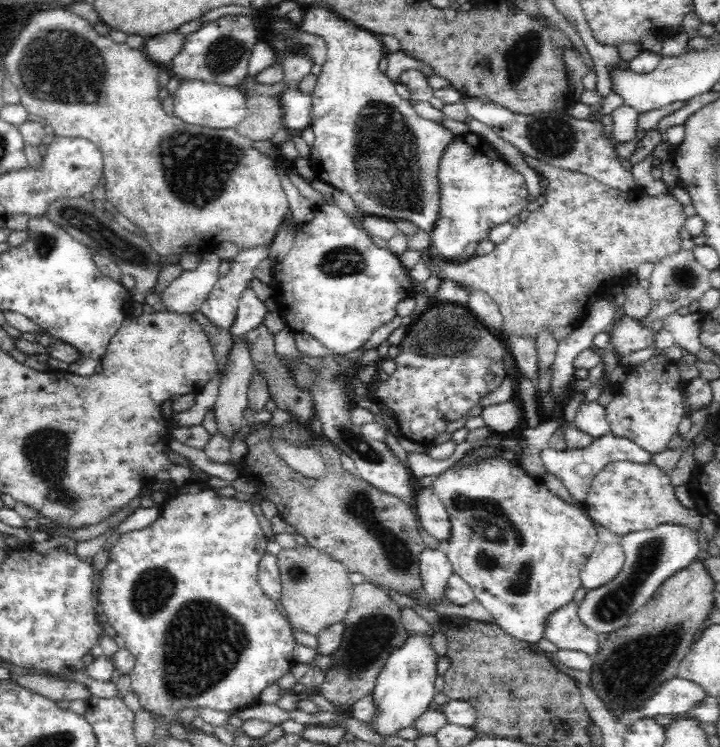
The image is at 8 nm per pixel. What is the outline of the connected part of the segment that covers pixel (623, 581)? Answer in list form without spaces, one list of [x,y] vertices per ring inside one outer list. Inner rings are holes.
[[[662,523],[652,530],[628,533],[621,537],[621,543],[625,552],[625,563],[620,572],[600,588],[588,590],[578,603],[580,621],[596,635],[610,634],[626,626],[629,616],[644,606],[670,575],[690,566],[700,552],[696,533],[676,523]]]

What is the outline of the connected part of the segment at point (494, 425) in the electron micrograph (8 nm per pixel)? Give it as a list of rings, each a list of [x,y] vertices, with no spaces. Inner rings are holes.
[[[504,402],[495,406],[484,407],[481,413],[486,427],[493,434],[516,432],[524,425],[524,411],[520,404]]]

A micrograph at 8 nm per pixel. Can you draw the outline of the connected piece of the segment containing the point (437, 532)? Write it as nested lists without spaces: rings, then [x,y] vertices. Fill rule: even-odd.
[[[426,488],[416,493],[414,512],[422,528],[444,543],[450,538],[450,517],[433,488]]]

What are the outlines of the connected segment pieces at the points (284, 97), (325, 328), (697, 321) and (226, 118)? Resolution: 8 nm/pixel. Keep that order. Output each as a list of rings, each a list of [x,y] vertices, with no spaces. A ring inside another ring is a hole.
[[[290,88],[286,89],[278,99],[282,107],[283,126],[288,129],[291,138],[296,142],[300,157],[308,159],[311,148],[299,139],[299,133],[311,122],[313,107],[311,95]]]
[[[316,178],[309,181],[312,188],[322,196],[322,203],[315,205],[314,220],[297,228],[292,238],[292,248],[284,260],[275,263],[272,279],[272,297],[277,310],[291,328],[312,334],[322,346],[338,355],[353,353],[370,340],[374,331],[393,321],[397,306],[402,300],[410,298],[415,286],[397,255],[386,248],[374,245],[363,229],[356,227],[333,200],[332,185]]]
[[[700,311],[687,315],[672,313],[664,318],[663,326],[673,334],[675,346],[681,347],[690,355],[696,356],[702,349],[698,339],[700,324],[702,324],[701,315]]]
[[[182,81],[173,97],[173,114],[186,125],[210,127],[211,129],[234,129],[247,115],[247,99],[239,87],[229,87],[220,83],[198,81]]]

